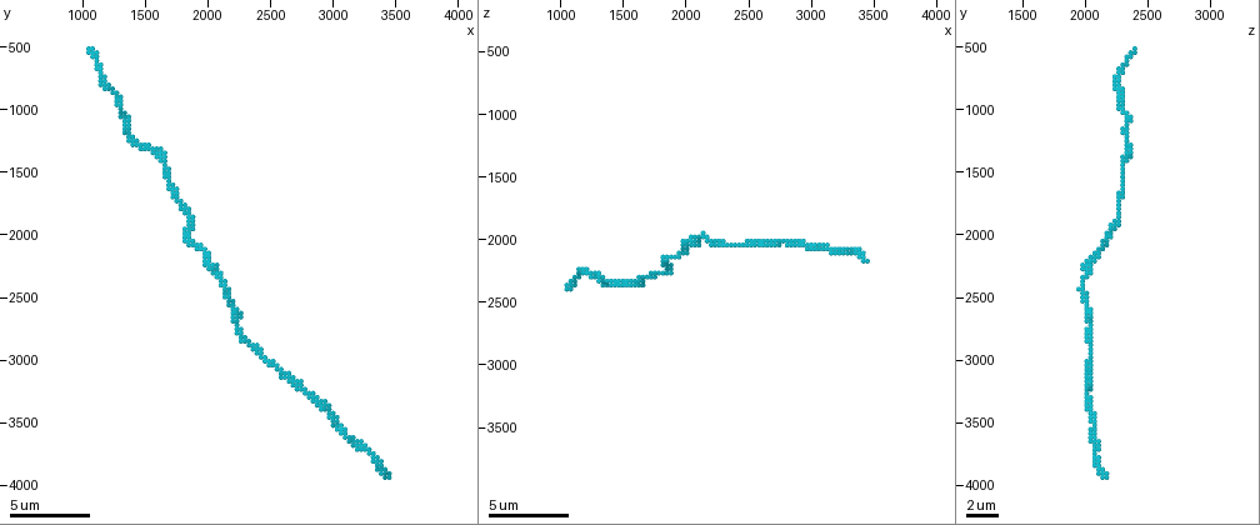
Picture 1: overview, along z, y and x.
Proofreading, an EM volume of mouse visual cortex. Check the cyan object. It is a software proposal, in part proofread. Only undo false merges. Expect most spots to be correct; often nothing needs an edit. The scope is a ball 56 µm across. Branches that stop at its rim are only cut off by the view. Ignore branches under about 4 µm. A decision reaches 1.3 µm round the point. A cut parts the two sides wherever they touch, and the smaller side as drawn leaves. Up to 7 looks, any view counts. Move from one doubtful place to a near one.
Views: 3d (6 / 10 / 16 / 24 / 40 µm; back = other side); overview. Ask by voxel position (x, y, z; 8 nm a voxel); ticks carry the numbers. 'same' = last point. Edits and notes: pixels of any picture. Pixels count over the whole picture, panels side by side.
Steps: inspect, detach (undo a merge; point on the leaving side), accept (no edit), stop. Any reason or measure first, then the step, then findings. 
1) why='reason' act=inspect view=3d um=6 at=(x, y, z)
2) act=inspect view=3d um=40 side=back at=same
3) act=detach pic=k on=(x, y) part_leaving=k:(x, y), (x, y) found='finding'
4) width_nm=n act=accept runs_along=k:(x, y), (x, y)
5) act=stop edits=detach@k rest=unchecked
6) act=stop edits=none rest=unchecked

act=inspect view=3d um=6 at=(2060, 2280, 2000)

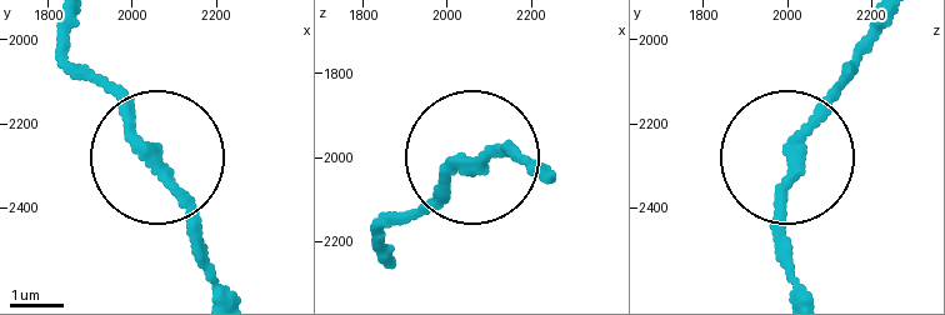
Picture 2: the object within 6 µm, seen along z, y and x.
why='from behind' act=inspect view=3d um=6 side=back at=(2055, 2280, 2020)

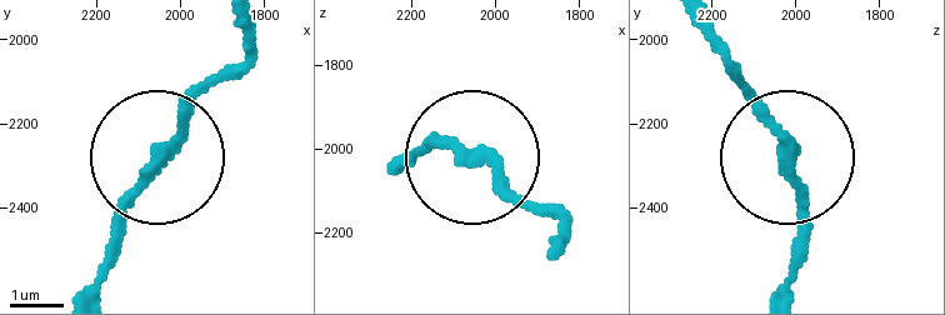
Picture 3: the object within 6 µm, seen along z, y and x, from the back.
side_arm_um=19 act=accept runs_along=3:(780, 164), (803, 209), (790, 290) found='one neuron here'

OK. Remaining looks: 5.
act=inspect view=3d um=6 at=(1840, 1800, 2280)

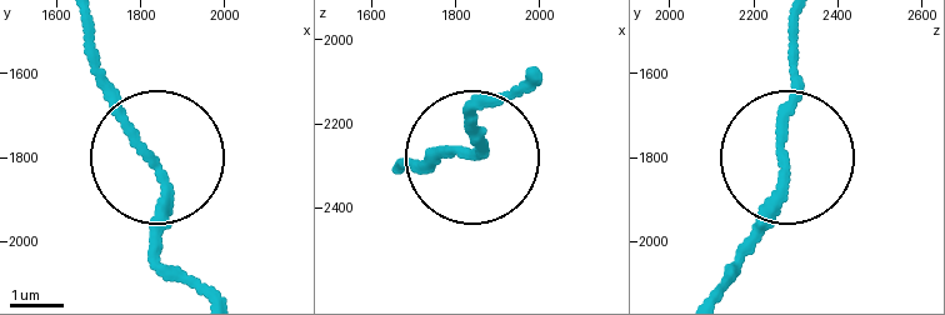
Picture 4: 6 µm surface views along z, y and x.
width_nm=160 act=accept runs_along=4:(201, 290), (161, 236), (156, 155), (85, 53) found='continuous, no second neuron'

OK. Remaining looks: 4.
why='calibre changes' act=inspect view=3d um=10 at=(1480, 1280, 2340)

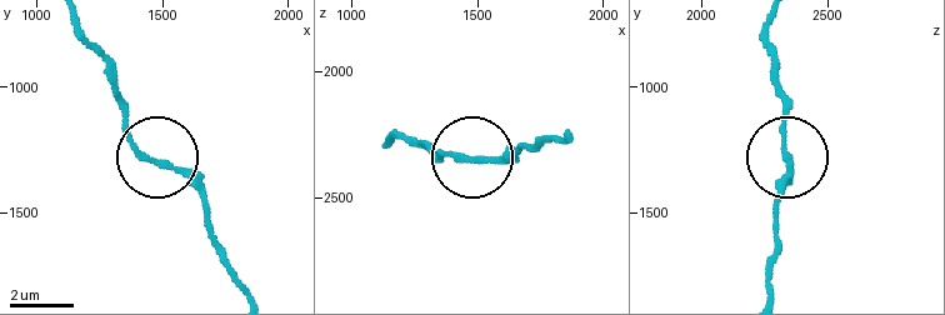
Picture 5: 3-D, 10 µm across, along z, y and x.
act=accept runs_along=5:(565, 136), (493, 155), (431, 155) found='one neuron here'

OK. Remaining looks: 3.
why='a narrow waist' act=inspect view=3d um=16 at=(2760, 3220, 2020)

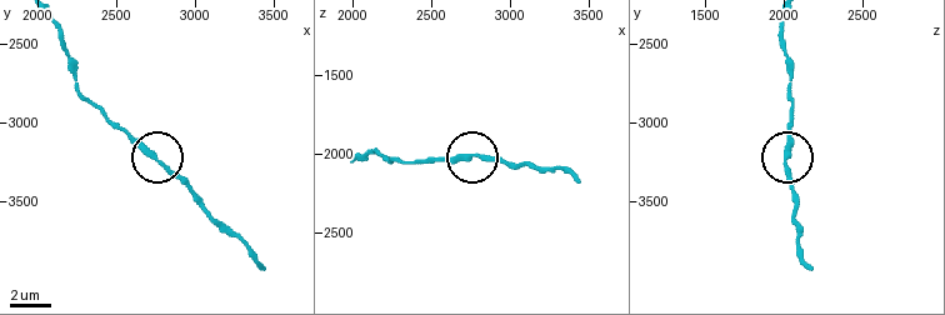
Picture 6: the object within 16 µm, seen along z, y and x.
act=accept runs_along=6:(53, 24), (79, 89), (199, 198) found='all the same neuron'

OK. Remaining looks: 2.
act=stop edits=none rest=unchecked

